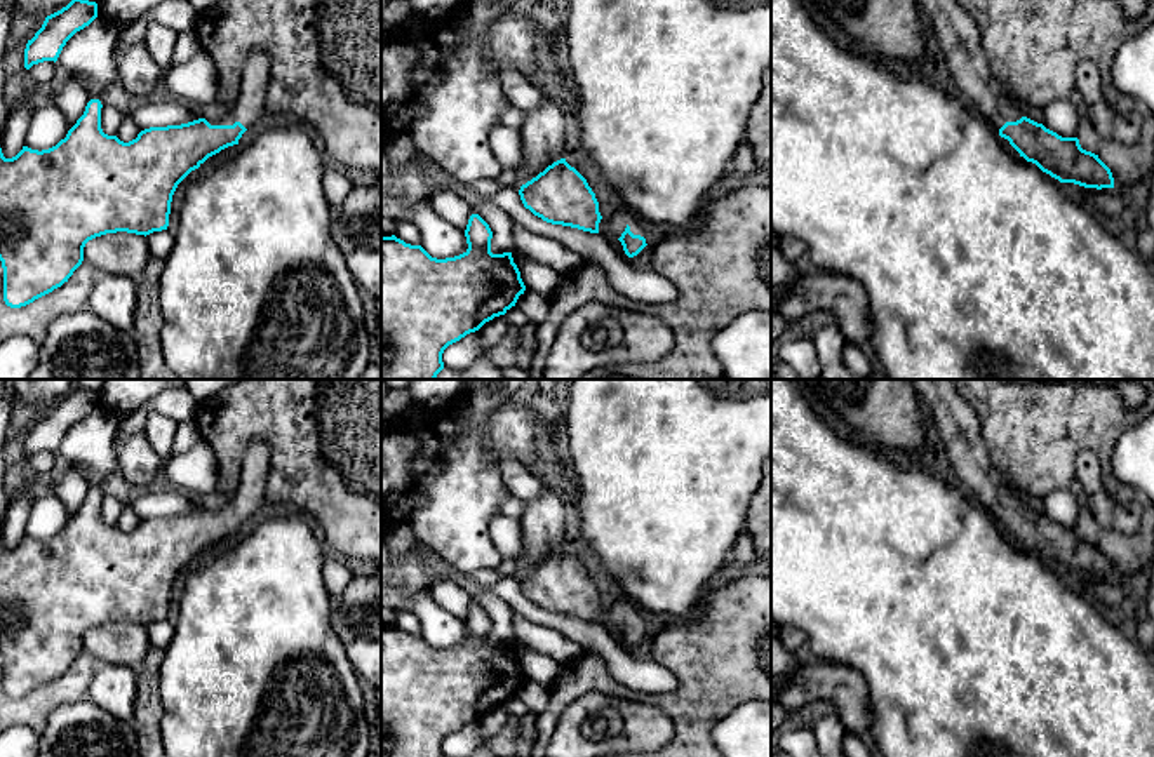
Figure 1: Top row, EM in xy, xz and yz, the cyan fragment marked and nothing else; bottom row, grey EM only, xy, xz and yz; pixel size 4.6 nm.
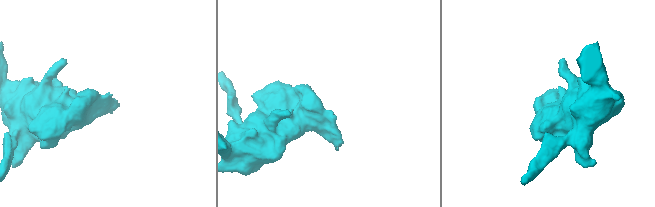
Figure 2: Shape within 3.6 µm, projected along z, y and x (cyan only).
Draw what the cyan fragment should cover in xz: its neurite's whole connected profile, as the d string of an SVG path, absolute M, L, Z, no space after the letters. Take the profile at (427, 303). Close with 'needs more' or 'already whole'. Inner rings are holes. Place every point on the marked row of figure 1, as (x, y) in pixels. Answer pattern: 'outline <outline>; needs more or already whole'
outline M472 214L468 249L454 258L432 258L421 245L381 237L381 379L435 379L444 350L515 306L526 285L512 252L493 254L489 224Z; already whole

